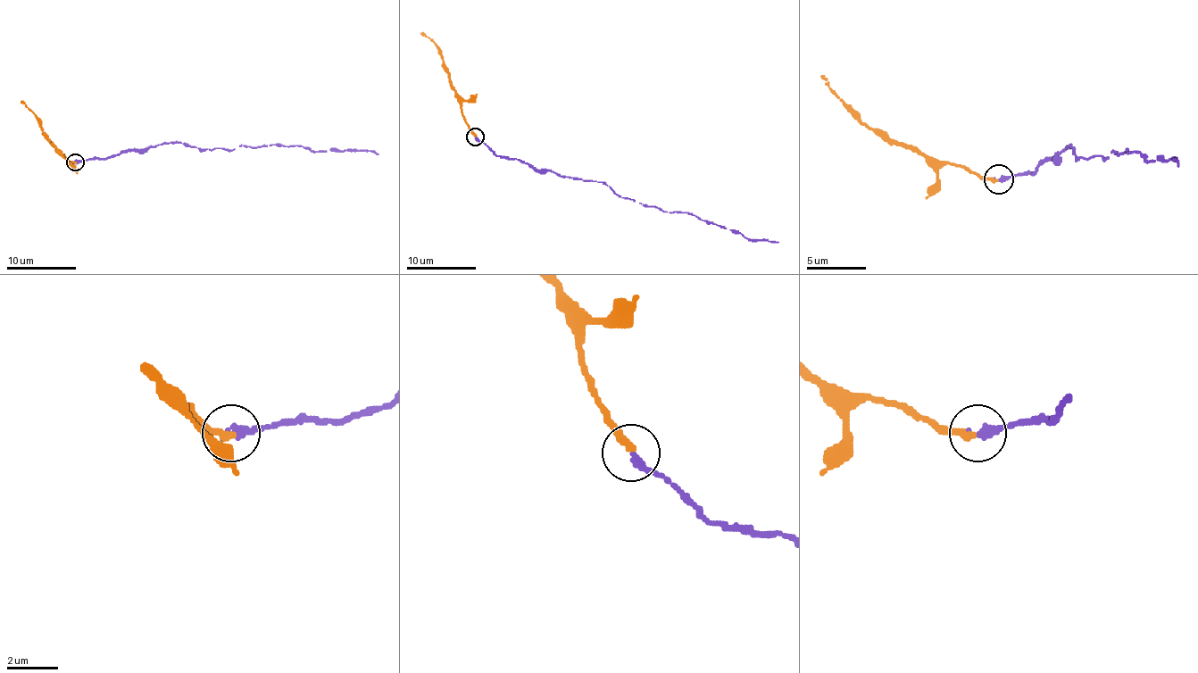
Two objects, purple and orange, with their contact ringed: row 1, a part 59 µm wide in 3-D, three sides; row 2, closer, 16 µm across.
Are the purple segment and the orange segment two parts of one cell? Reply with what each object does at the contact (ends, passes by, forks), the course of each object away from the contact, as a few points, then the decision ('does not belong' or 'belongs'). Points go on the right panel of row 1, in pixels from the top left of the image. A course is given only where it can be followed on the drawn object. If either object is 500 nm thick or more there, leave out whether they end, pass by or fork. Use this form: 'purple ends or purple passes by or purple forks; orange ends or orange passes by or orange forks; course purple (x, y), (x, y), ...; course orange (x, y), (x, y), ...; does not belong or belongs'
purple ends; orange ends; course purple (1000, 180), (1032, 174), (1065, 147), (1106, 159), (1112, 150), (1139, 150), (1147, 162), (1177, 165); course orange (996, 180), (960, 165), (931, 162), (910, 147), (890, 145), (869, 129), (827, 85), (825, 76); does not belong

